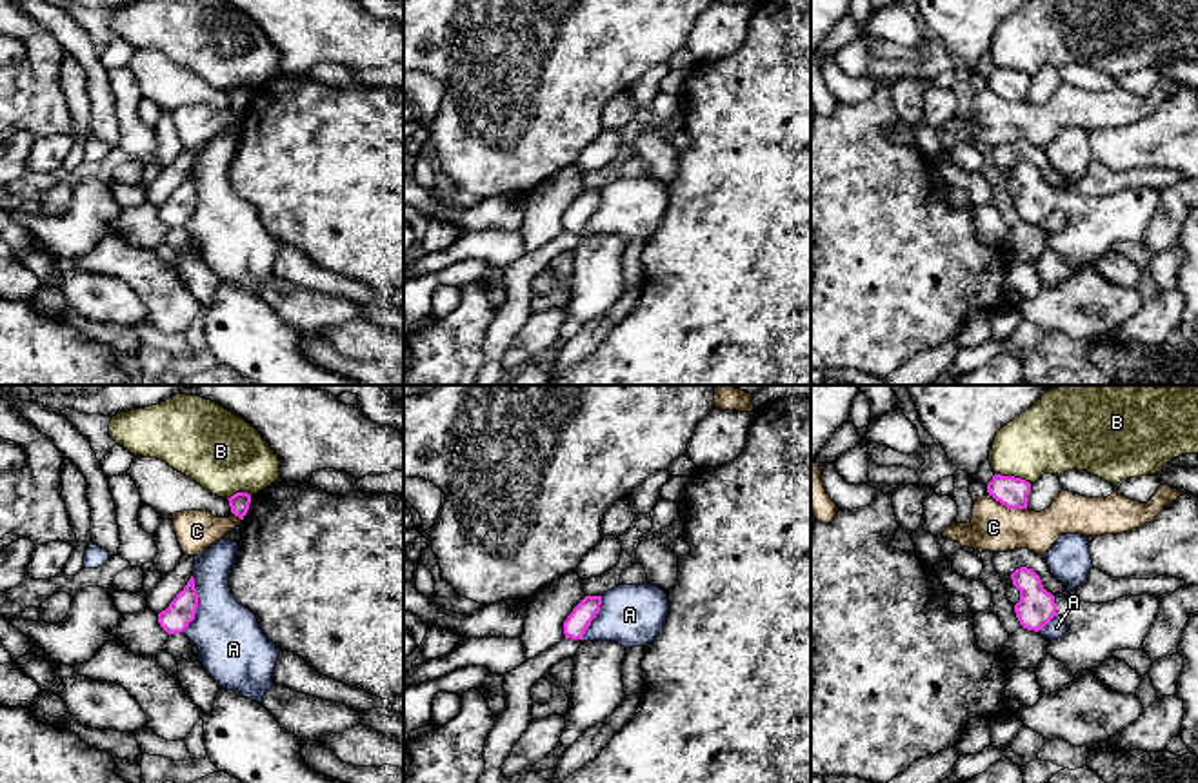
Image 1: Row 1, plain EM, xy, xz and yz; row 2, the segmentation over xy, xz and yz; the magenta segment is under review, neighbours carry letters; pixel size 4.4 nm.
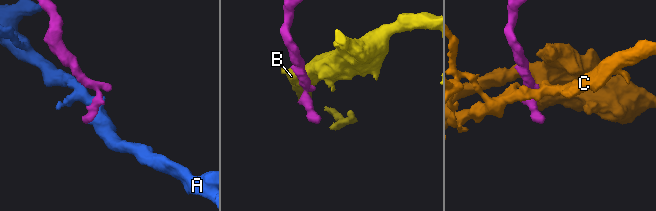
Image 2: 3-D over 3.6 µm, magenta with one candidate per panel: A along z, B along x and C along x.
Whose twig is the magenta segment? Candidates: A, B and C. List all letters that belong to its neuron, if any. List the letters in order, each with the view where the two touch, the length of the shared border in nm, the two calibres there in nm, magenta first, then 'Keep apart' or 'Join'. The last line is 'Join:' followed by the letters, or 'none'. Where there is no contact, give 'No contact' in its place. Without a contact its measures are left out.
A: Touches magenta in xy. Shared border 260 nm. Thickness 120 nm (magenta) against 300 nm. Keep apart
B: Touches magenta in yz. Shared border 170 nm. Thickness 140 nm (magenta) against 300 nm. Keep apart
C: Touches magenta in yz. Shared border 190 nm. Thickness 140 nm (magenta) against 220 nm. Keep apart
Join: none

